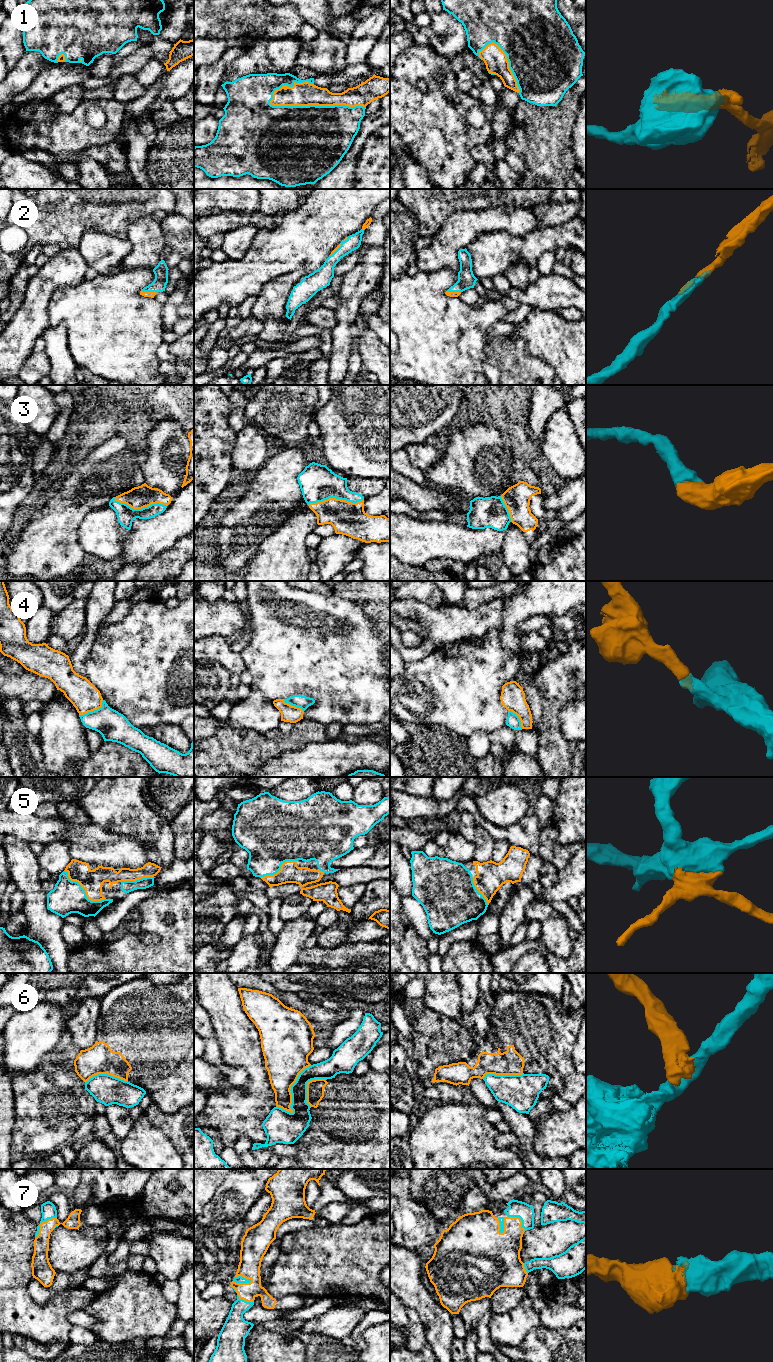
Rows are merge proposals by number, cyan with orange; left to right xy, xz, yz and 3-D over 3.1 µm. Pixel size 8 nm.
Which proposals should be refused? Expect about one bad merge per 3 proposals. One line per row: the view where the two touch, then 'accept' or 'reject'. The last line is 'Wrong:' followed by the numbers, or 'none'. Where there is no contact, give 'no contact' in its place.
1: xz | accept
2: xy | accept
3: xz | accept
4: xy | accept
5: xy | accept
6: xz | reject
7: xz | accept
Wrong: 6

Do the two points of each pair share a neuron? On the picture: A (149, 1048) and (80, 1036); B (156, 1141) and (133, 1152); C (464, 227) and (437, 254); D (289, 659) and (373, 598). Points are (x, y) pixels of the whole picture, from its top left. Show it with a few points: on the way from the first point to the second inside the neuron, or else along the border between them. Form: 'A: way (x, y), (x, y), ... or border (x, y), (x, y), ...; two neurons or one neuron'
A: border (96, 1041), (91, 1046), (82, 1050); two neurons
B: way (150, 1147), (139, 1148); one neuron
C: way (457, 234), (444, 248); one neuron
D: border (340, 596), (355, 602), (374, 622), (374, 627); two neurons

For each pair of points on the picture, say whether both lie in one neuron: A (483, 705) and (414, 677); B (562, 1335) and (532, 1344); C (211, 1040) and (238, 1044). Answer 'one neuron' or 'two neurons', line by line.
A: one neuron
B: one neuron
C: two neurons

